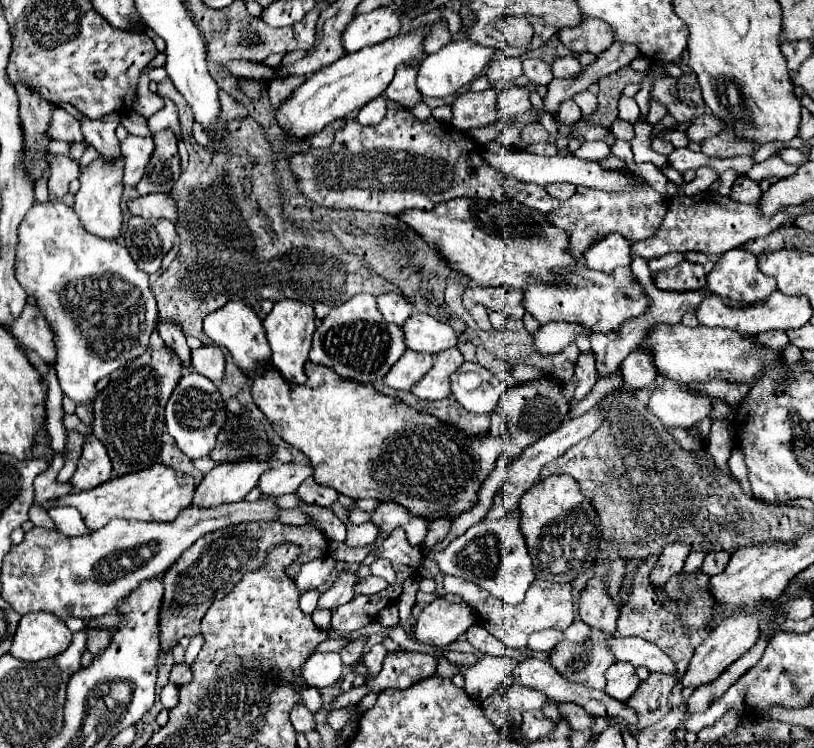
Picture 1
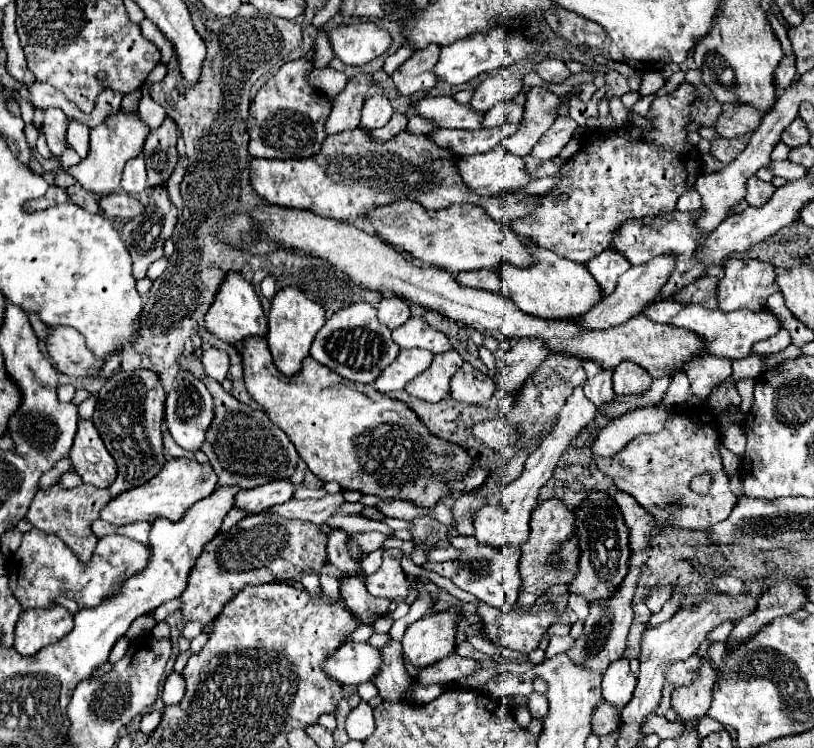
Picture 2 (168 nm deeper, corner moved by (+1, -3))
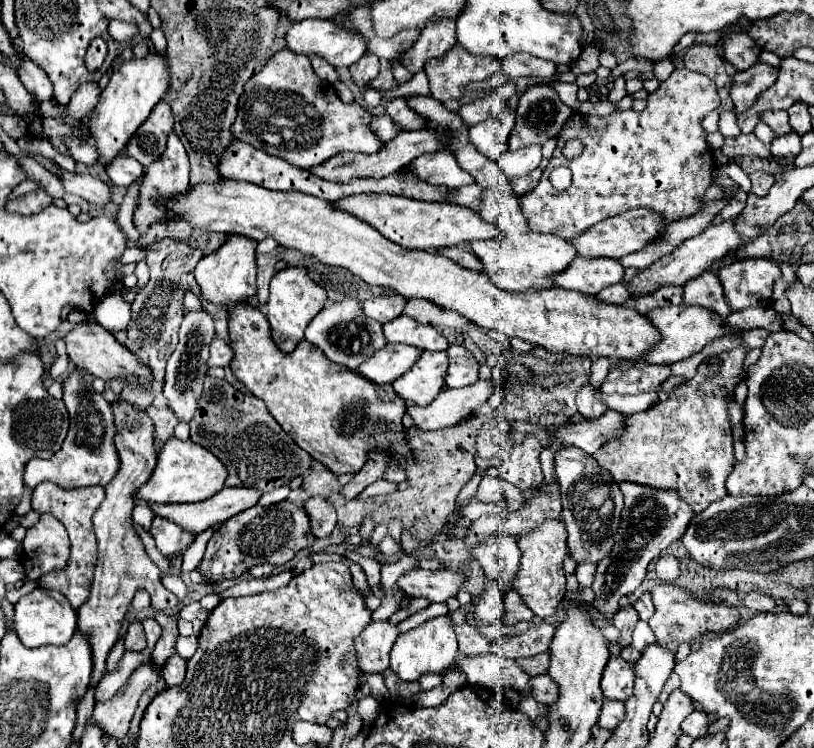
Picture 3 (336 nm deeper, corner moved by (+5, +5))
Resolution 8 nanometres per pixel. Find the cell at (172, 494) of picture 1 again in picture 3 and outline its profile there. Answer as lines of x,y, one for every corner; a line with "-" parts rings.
176,437
168,439
160,453
158,453
158,463
146,485
138,489
138,501
144,501
148,505
154,503
196,503
210,499
216,495
226,481
228,473
224,465
204,447
198,447
192,441
180,441

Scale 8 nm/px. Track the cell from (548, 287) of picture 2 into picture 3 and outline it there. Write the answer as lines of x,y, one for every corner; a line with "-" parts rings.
410,97
410,107
430,119
430,127
444,127
454,129
454,137
450,139
448,149
456,153
458,163
464,171
468,171
478,185
484,187
482,203
478,205
478,213
488,223
496,225
500,229
498,237
488,241
472,241
468,243
470,249
478,255
478,259
484,263
486,273
490,279
504,291
544,291
546,287
554,287
552,277
562,273
572,261
574,261
574,245
564,239
558,239
554,235
542,235
528,229
526,219
520,211
518,197
514,195
510,181
502,171
498,171
498,163
476,151
476,147
468,145
468,127
462,123
462,119
456,113
450,113
440,101
432,97

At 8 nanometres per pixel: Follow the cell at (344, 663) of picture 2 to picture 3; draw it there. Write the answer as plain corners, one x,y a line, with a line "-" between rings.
388,621
370,623
356,639
356,661
362,673
384,673
390,667
390,651
398,637
396,625

